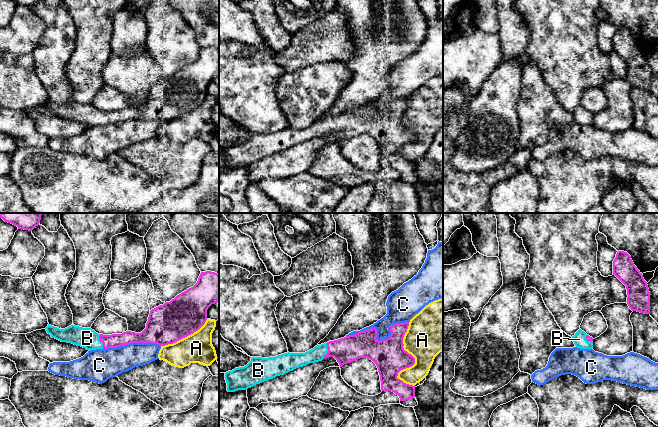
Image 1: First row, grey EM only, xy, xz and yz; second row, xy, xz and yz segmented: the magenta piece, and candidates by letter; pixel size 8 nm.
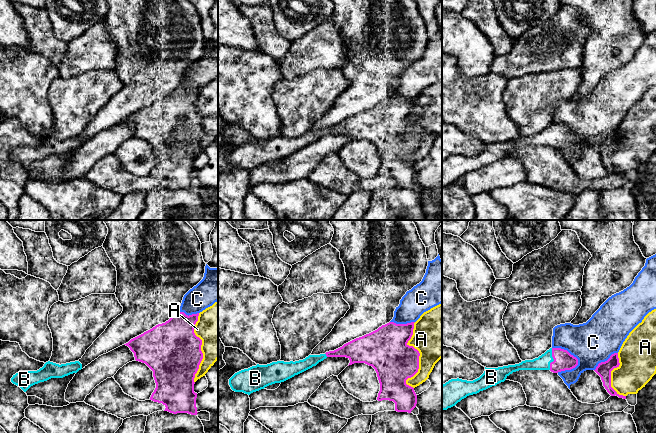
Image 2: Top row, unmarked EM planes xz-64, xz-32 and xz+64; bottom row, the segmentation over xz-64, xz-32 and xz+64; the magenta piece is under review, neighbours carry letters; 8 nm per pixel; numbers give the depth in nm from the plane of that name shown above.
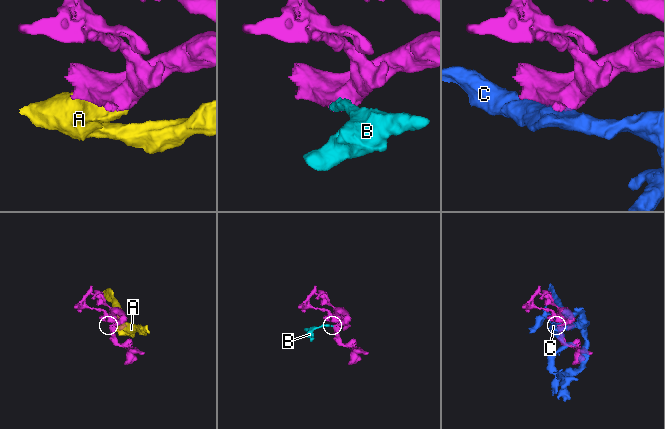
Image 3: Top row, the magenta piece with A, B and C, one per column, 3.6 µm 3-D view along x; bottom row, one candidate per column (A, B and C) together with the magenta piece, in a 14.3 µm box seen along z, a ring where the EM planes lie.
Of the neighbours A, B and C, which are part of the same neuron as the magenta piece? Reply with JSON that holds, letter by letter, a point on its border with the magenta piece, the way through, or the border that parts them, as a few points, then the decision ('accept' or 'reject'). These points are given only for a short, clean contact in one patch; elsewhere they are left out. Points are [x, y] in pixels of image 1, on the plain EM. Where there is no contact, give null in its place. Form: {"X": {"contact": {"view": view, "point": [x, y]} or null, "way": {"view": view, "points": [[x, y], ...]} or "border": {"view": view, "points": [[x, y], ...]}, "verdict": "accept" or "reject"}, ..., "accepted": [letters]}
{"A": {"contact": {"view": "xz", "point": [414, 137]}, "verdict": "reject"}, "B": {"contact": {"view": "xz", "point": [328, 127]}, "way": {"view": "xz", "points": [[350, 124], [328, 127], [316, 130]]}, "verdict": "accept"}, "C": {"contact": {"view": "xz", "point": [376, 115]}, "verdict": "reject"}, "accepted": ["B"]}

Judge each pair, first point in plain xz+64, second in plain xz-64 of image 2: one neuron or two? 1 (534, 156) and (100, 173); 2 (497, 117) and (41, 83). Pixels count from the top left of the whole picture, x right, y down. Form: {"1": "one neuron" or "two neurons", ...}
{"1": "one neuron", "2": "one neuron"}

